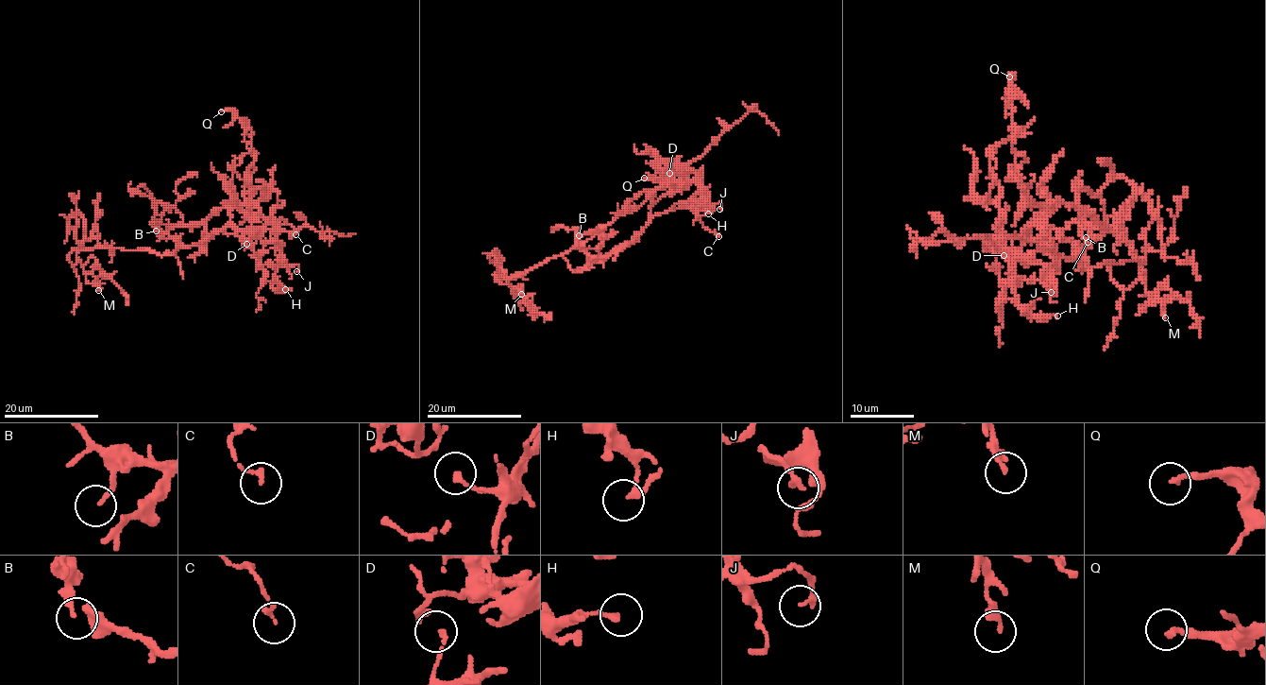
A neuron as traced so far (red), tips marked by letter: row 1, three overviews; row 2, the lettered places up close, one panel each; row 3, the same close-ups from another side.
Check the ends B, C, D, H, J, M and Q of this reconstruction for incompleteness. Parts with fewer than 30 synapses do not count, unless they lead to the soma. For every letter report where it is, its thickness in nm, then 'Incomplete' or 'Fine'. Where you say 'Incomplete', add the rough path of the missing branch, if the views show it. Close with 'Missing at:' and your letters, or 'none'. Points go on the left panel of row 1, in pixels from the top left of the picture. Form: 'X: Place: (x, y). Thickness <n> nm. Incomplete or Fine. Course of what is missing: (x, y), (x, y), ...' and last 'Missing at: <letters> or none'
B: Place: (156, 231). Thickness 170 nm. Fine
C: Place: (295, 234). Thickness 150 nm. Fine
D: Place: (246, 244). Thickness 110 nm. Fine
H: Place: (285, 289). Thickness 200 nm. Fine
J: Place: (296, 271). Thickness 180 nm. Fine
M: Place: (98, 290). Thickness 220 nm. Fine
Q: Place: (221, 111). Thickness 190 nm. Fine
Missing at: none

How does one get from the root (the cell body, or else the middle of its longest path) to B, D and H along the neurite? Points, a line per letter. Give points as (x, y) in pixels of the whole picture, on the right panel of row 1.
B: (1057, 255), (1048, 253), (1029, 236), (1032, 220), (1046, 207), (1078, 206), (1116, 231), (1094, 228), (1086, 237)
D: (1057, 255), (1051, 250), (1053, 244), (1046, 237), (1025, 242), (1014, 258), (1004, 255)
H: (1057, 255), (1046, 237), (1038, 237), (1022, 246), (1013, 267), (1016, 299), (1035, 316), (1057, 316)

